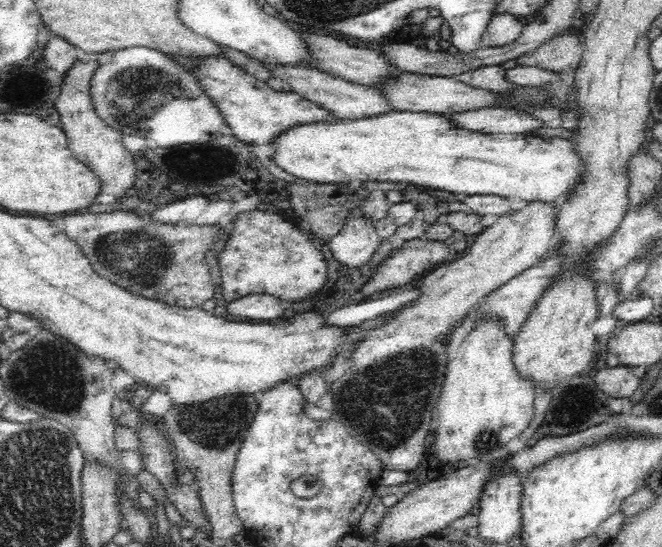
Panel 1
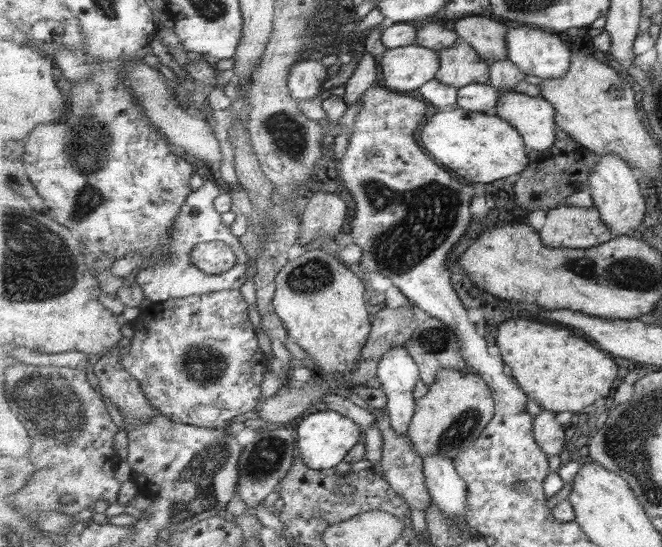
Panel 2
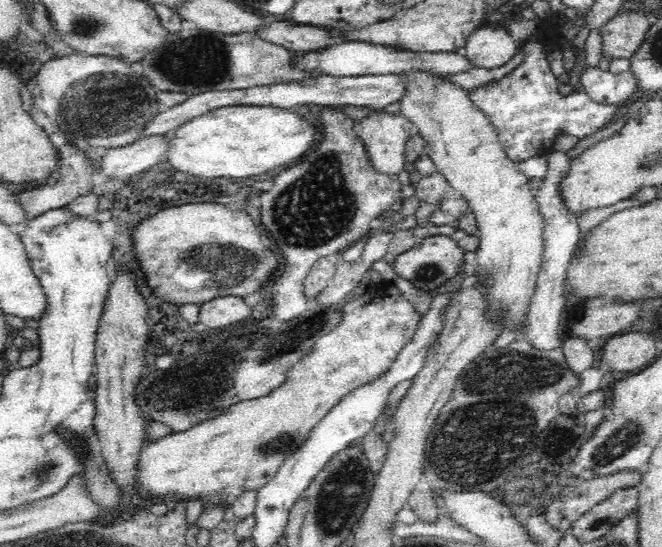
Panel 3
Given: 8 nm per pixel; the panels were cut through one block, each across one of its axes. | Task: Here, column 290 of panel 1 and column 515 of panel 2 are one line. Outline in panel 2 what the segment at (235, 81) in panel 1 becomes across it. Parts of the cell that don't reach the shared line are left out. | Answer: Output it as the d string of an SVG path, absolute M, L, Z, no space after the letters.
M515 90L501 93L497 115L519 129L526 146L549 150L555 144L557 110L542 96L527 96Z

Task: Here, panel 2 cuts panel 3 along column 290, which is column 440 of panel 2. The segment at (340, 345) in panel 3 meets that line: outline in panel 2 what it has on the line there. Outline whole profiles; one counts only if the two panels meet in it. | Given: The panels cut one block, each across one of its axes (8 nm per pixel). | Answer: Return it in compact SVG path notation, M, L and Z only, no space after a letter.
M445 367L439 370L438 376L437 382L429 385L427 396L417 400L417 410L407 435L418 456L427 458L431 454L441 454L455 460L459 454L469 450L491 424L496 404L489 383L478 372Z

